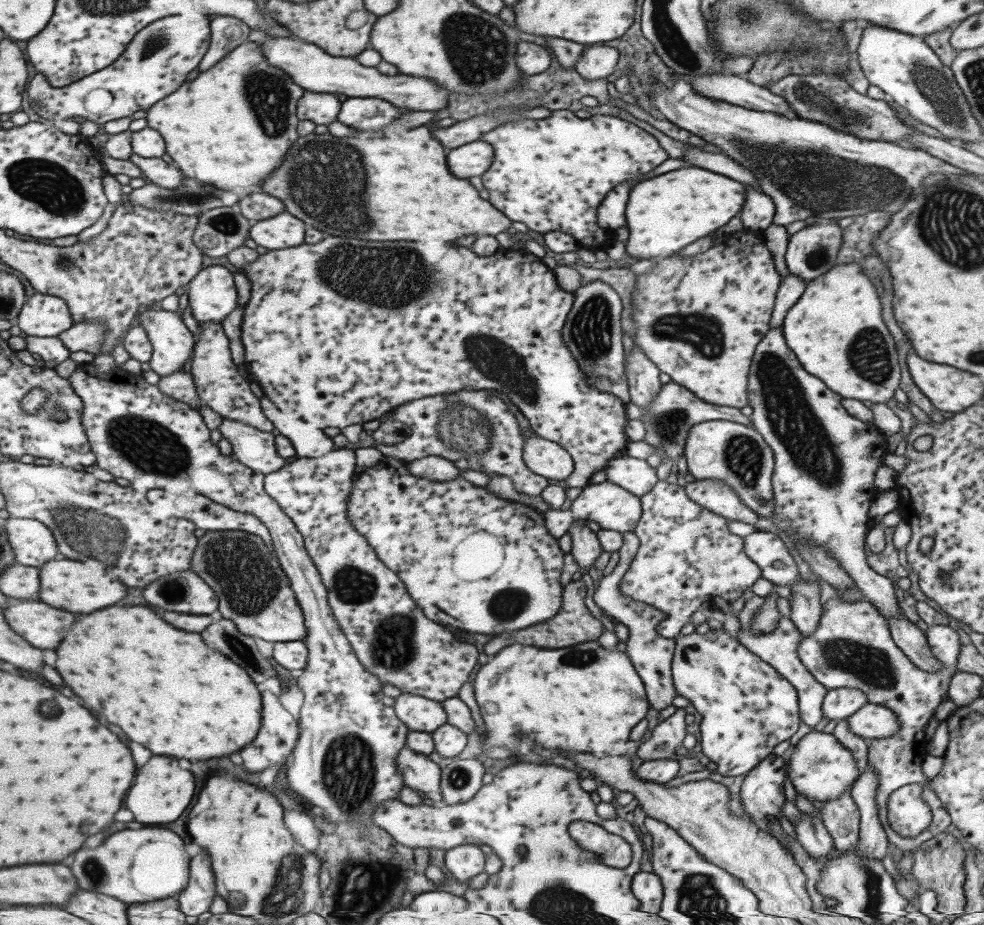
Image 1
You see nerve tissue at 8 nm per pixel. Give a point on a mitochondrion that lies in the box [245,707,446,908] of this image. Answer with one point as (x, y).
(348, 773)

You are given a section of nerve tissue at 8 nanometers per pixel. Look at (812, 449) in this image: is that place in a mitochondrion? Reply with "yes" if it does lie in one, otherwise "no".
yes

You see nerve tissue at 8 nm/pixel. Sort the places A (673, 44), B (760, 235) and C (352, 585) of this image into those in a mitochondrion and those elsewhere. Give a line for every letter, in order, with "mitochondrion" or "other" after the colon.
A: mitochondrion
B: other
C: mitochondrion

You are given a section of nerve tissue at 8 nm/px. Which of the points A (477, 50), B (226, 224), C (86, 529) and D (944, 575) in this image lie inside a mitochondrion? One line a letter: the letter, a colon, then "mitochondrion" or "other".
A: mitochondrion
B: mitochondrion
C: mitochondrion
D: other

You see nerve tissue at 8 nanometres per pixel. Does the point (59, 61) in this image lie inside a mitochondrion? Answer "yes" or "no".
no

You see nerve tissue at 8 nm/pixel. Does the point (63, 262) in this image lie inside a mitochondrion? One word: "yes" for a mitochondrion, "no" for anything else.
yes

